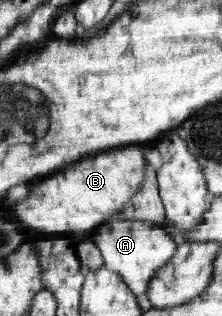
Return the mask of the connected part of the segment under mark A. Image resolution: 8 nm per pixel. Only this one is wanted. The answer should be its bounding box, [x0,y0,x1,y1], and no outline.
[89,213,178,295]

